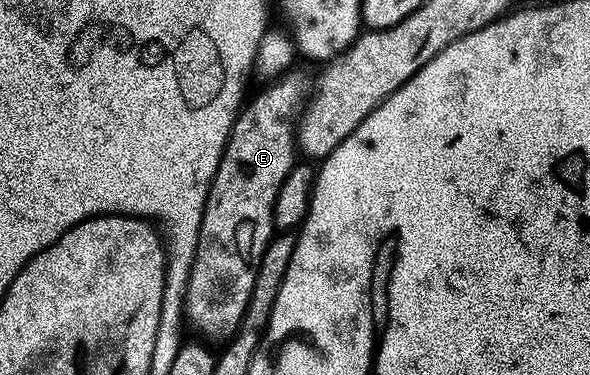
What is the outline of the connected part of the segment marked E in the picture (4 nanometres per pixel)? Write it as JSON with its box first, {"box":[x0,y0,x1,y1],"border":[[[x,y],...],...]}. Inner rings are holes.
{"box":[184,71,310,343],"border":[[[289,71],[273,80],[269,89],[262,90],[241,108],[208,192],[196,258],[188,271],[184,311],[187,324],[208,333],[209,342],[224,343],[236,333],[250,303],[262,255],[274,236],[272,205],[286,175],[297,164],[294,122],[310,93],[310,81],[296,72]]]}

